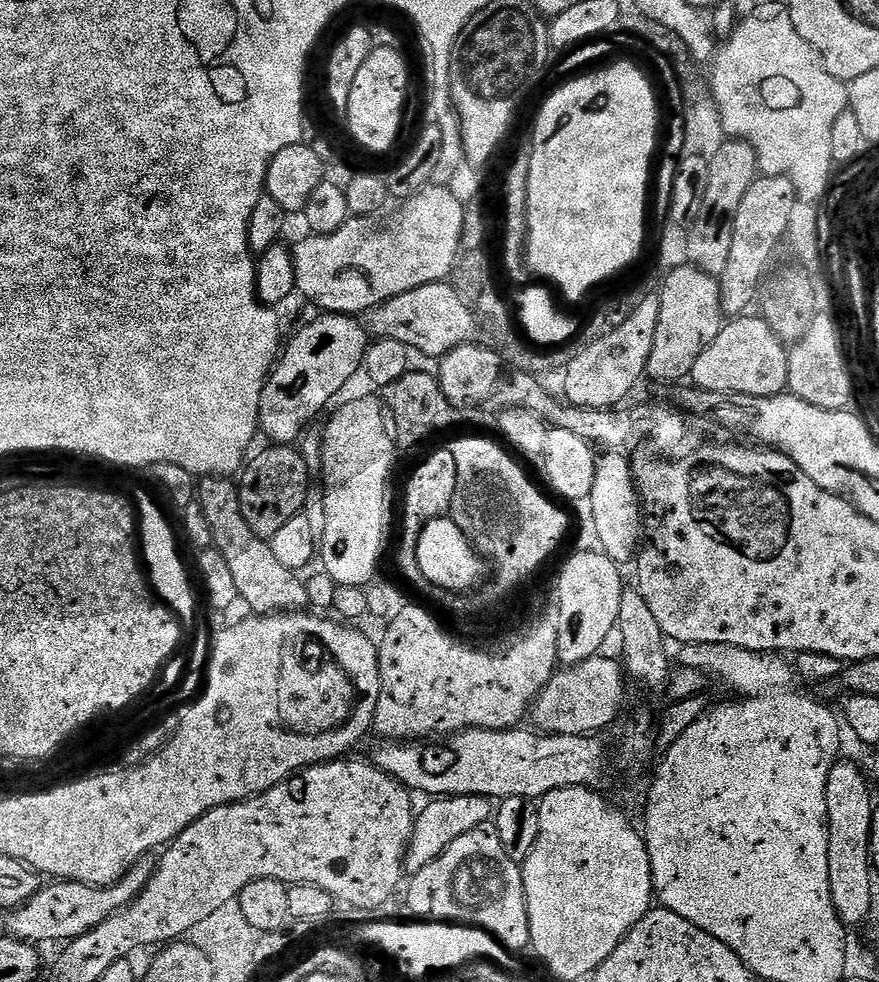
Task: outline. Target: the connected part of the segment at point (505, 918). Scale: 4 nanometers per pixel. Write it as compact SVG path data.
M495 826L475 828L470 830L470 834L462 834L462 838L450 842L450 846L439 858L430 862L430 866L418 870L407 884L408 908L416 915L413 917L423 918L428 922L451 922L457 926L482 928L516 954L531 945L524 874L521 865L515 864L510 854L506 854L502 847L502 838L498 838Z

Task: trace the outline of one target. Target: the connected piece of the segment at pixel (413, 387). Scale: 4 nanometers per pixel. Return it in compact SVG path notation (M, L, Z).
M410 370L397 382L380 390L380 398L389 410L394 427L394 439L399 449L412 448L424 438L460 423L463 411L453 406L441 390L439 379L432 373Z

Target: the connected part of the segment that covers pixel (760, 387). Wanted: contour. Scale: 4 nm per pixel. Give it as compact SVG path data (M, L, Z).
M738 316L729 319L720 329L718 338L702 350L698 362L694 362L690 380L695 387L711 392L779 396L788 388L788 351L784 341L774 334L774 330L770 330L763 316Z

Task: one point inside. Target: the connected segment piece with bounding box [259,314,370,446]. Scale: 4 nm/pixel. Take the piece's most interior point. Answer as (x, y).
(323, 358)

